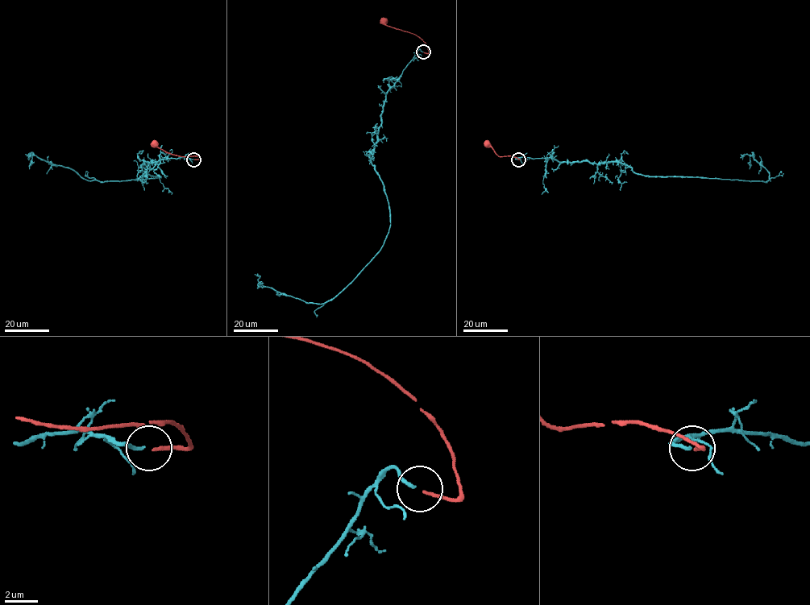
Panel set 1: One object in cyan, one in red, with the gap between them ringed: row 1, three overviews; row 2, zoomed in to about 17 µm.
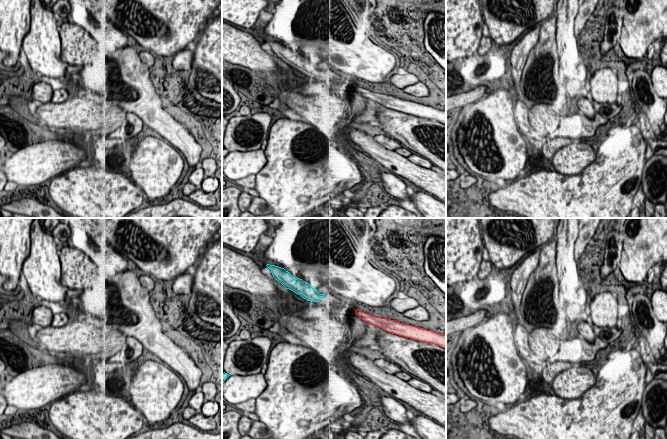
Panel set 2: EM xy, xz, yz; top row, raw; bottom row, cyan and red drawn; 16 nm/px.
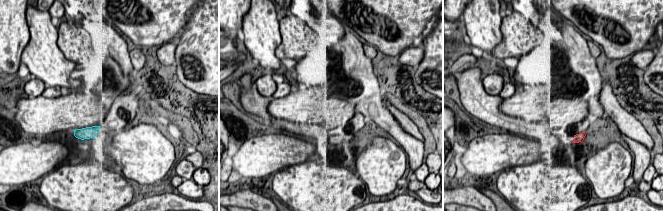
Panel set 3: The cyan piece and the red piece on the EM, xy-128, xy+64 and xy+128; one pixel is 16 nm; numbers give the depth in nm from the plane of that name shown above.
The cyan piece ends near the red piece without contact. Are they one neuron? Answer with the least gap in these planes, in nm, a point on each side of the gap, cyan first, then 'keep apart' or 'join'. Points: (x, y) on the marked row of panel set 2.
gap 550 nm; span xz (324, 295), (355, 310); join

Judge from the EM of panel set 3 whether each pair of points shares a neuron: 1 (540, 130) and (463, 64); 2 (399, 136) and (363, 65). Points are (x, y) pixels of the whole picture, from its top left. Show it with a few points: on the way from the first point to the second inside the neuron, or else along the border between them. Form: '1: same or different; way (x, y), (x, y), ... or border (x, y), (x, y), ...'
1: different; border (471, 66), (455, 75)
2: same; way (383, 118), (369, 103), (363, 83)

